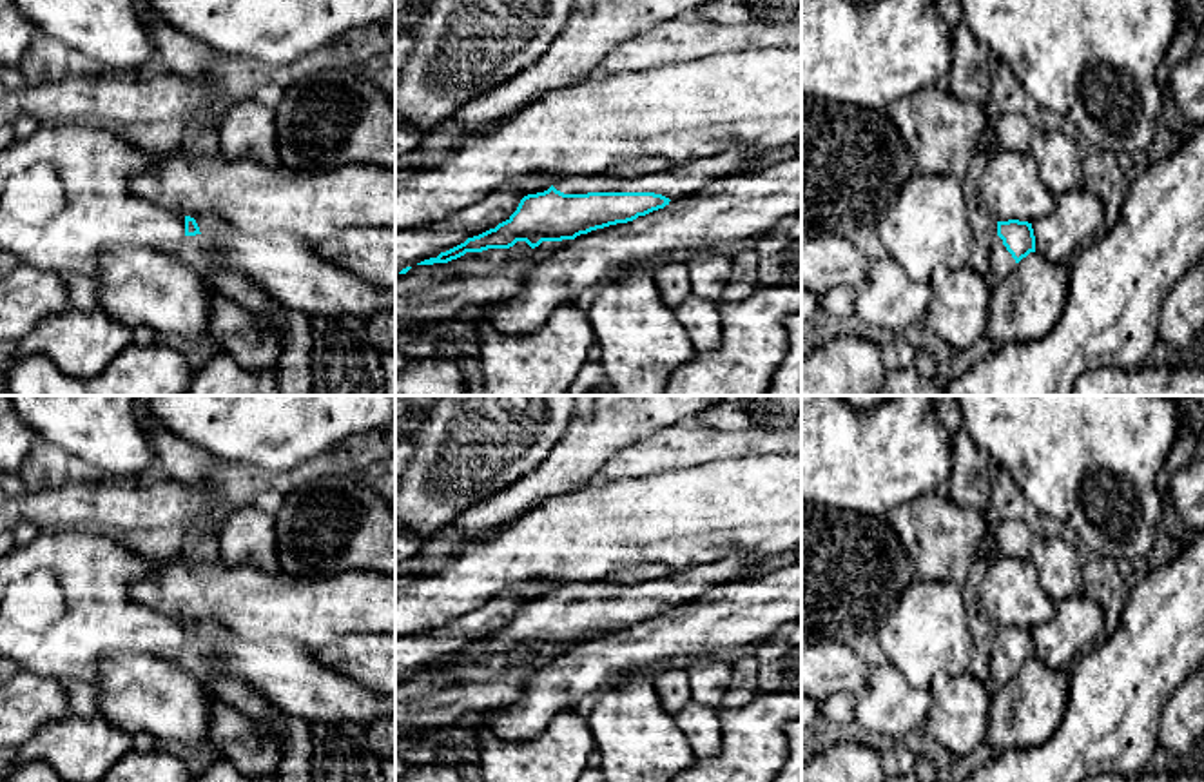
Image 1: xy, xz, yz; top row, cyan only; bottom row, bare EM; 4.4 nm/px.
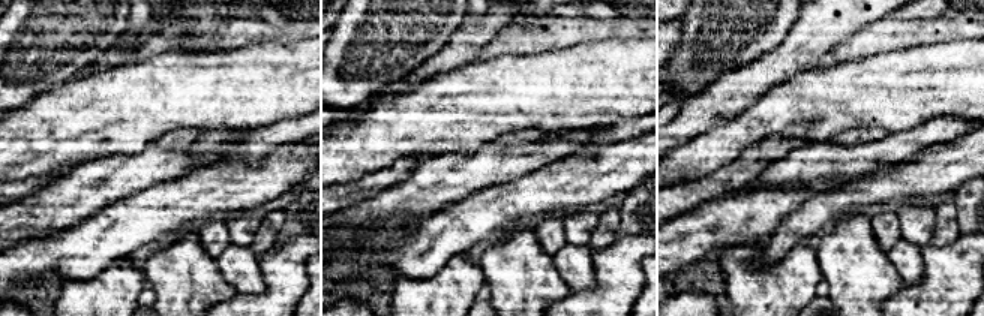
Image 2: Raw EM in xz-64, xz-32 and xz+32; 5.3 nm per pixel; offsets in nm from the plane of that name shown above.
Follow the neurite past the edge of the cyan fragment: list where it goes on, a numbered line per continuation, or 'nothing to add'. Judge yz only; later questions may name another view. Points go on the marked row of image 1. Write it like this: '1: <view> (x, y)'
1: yz (1001, 262)

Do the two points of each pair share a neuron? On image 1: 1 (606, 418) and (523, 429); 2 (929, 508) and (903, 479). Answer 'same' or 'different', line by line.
1: different
2: different

